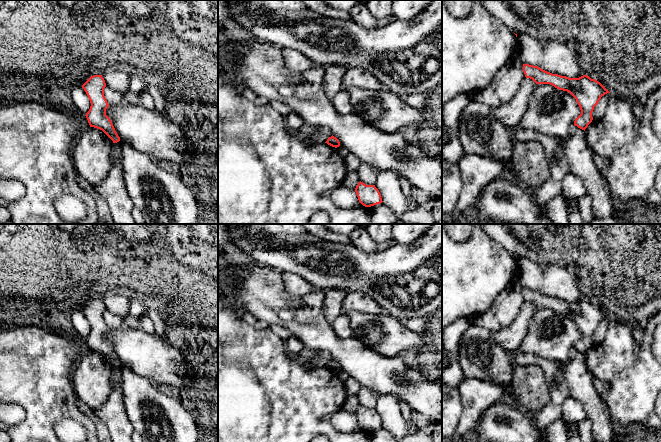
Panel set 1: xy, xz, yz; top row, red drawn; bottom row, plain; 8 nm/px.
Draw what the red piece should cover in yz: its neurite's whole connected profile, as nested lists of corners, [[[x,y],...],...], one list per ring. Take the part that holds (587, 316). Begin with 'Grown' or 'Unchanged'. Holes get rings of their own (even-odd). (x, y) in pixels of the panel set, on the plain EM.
Unchanged. [[[523,288],[523,296],[526,302],[532,303],[536,308],[550,308],[559,314],[569,316],[576,323],[581,334],[574,349],[584,355],[593,344],[594,331],[602,320],[610,317],[600,306],[587,299],[569,302],[529,288]]]

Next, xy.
Unchanged. [[[102,299],[91,300],[82,312],[86,316],[91,330],[86,337],[86,342],[90,351],[102,354],[112,365],[117,367],[120,365],[110,342],[106,339],[106,333],[109,328],[104,320],[104,312],[106,307]]]

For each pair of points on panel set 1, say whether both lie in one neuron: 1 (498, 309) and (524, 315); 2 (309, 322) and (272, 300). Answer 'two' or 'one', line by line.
1: two
2: one

